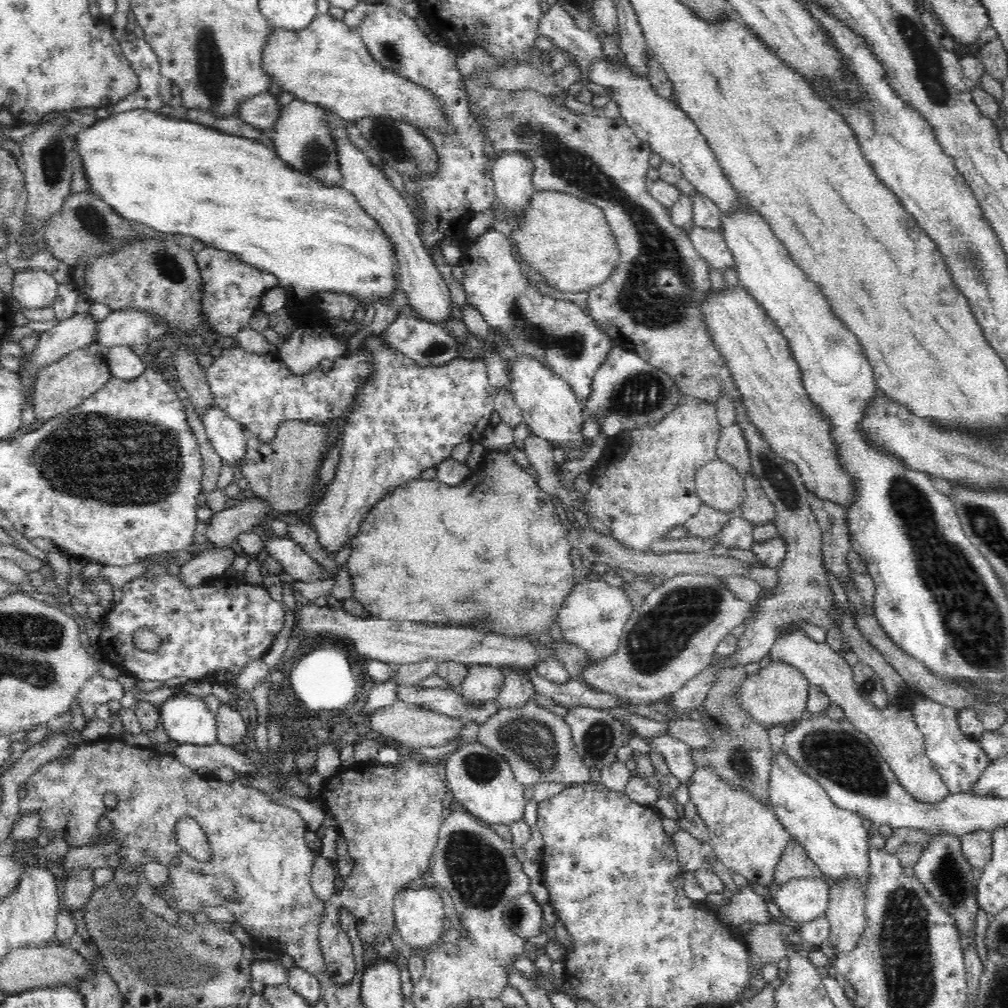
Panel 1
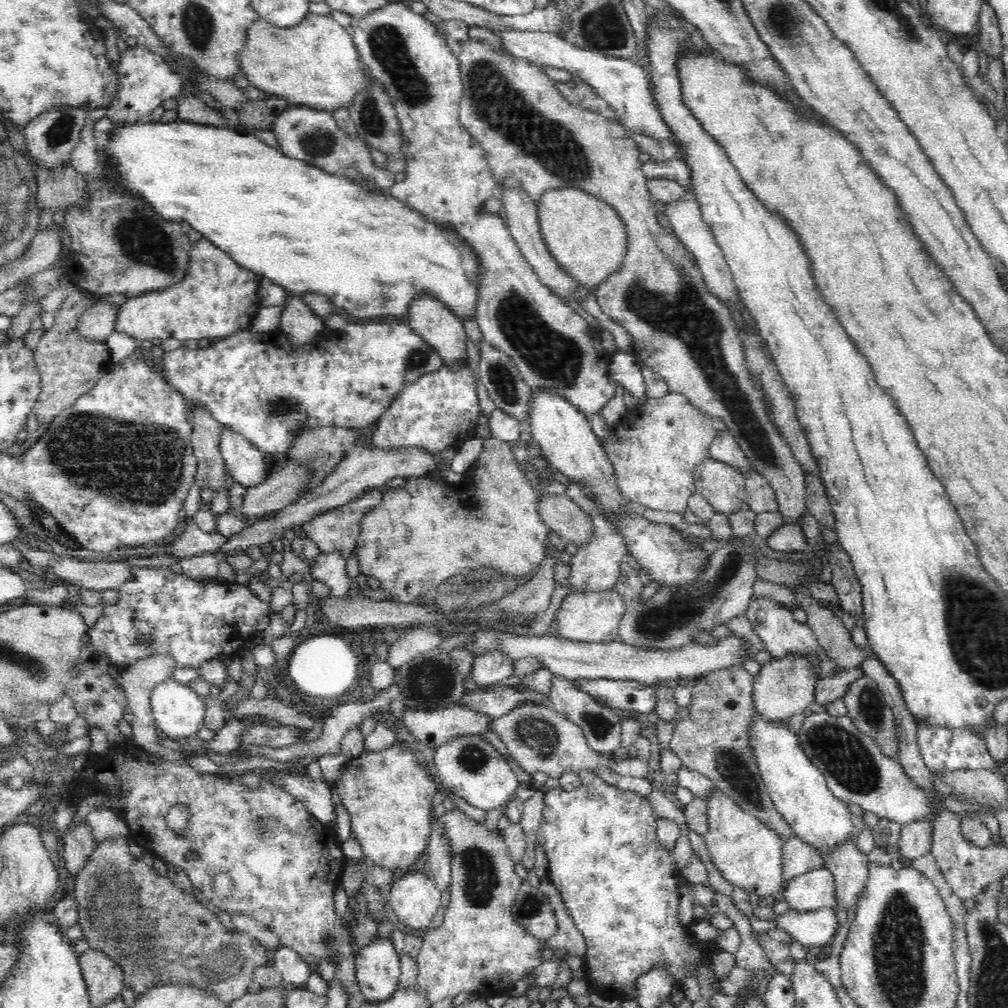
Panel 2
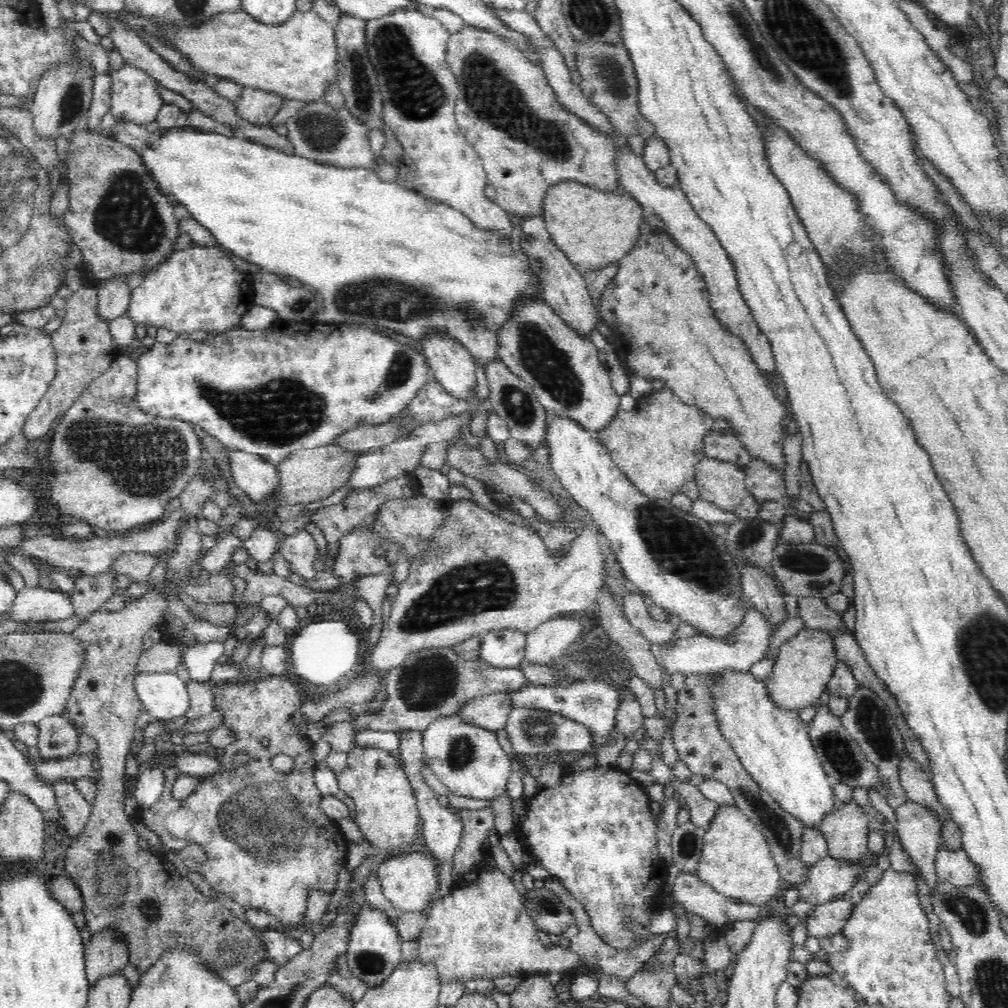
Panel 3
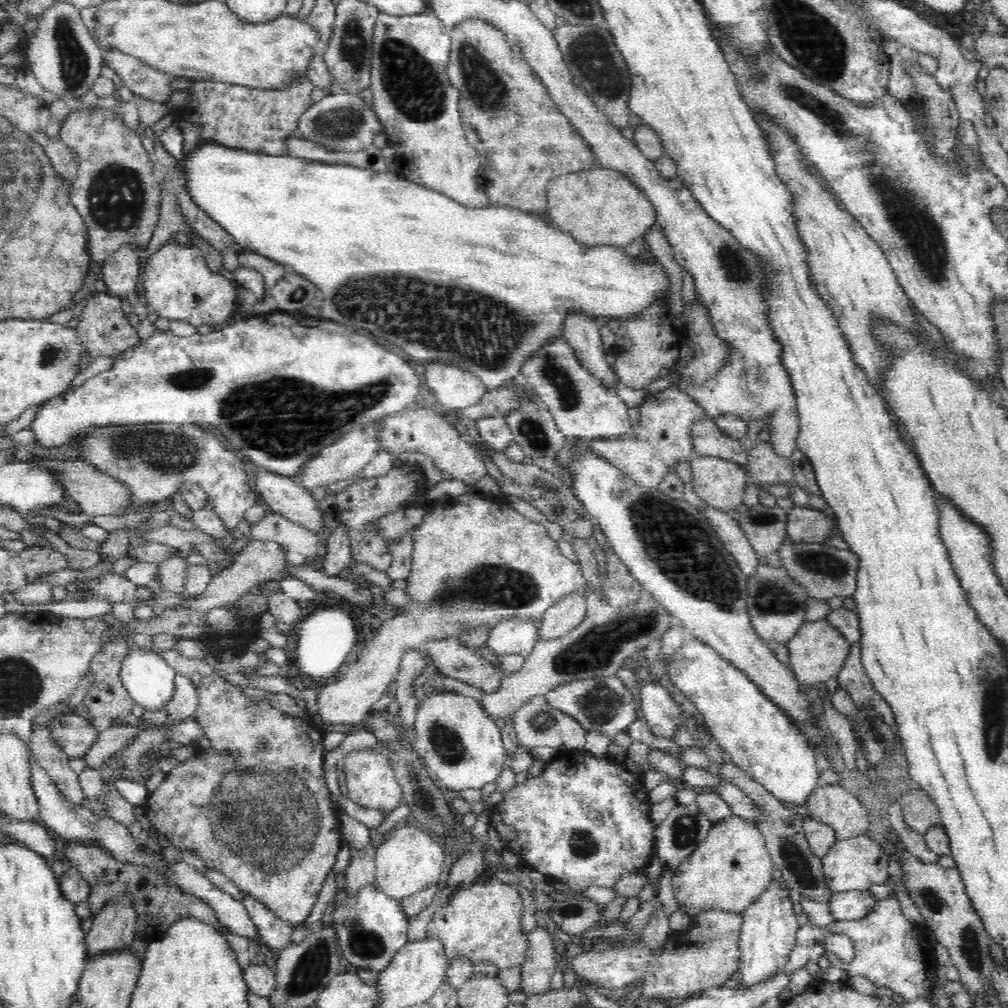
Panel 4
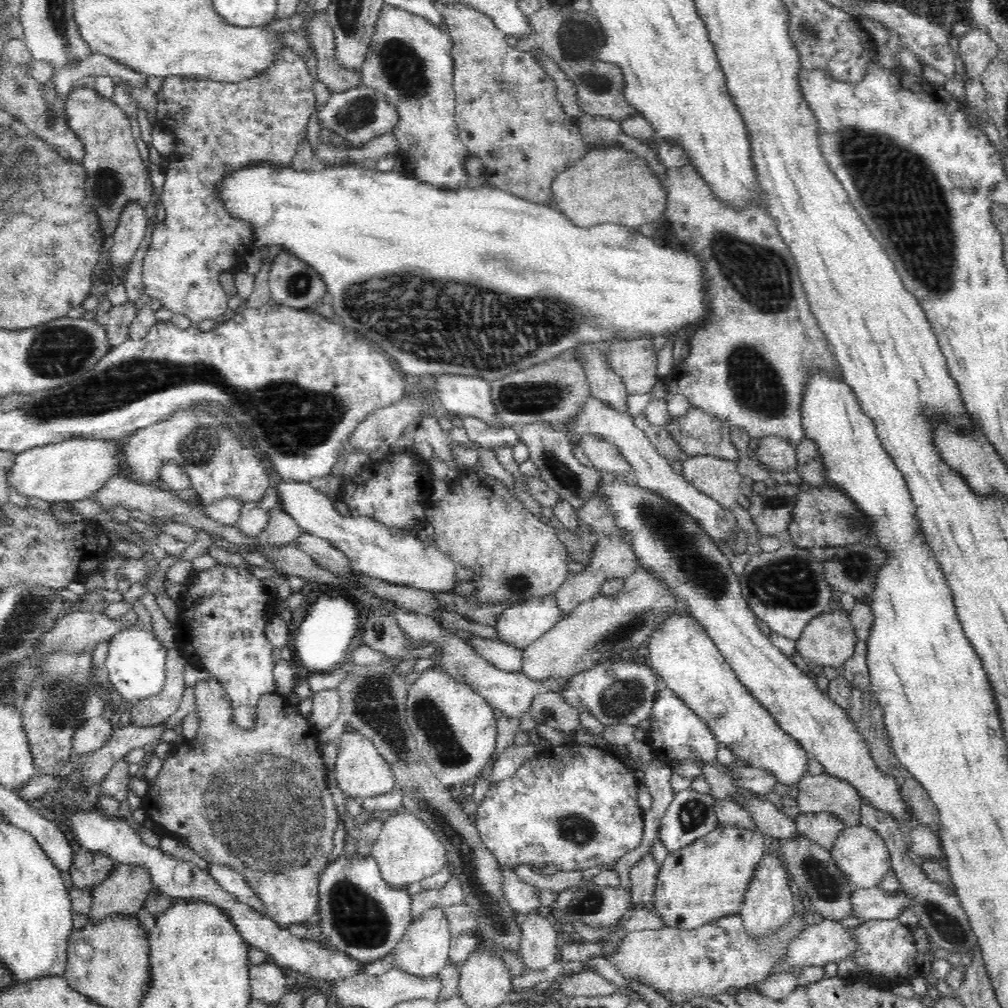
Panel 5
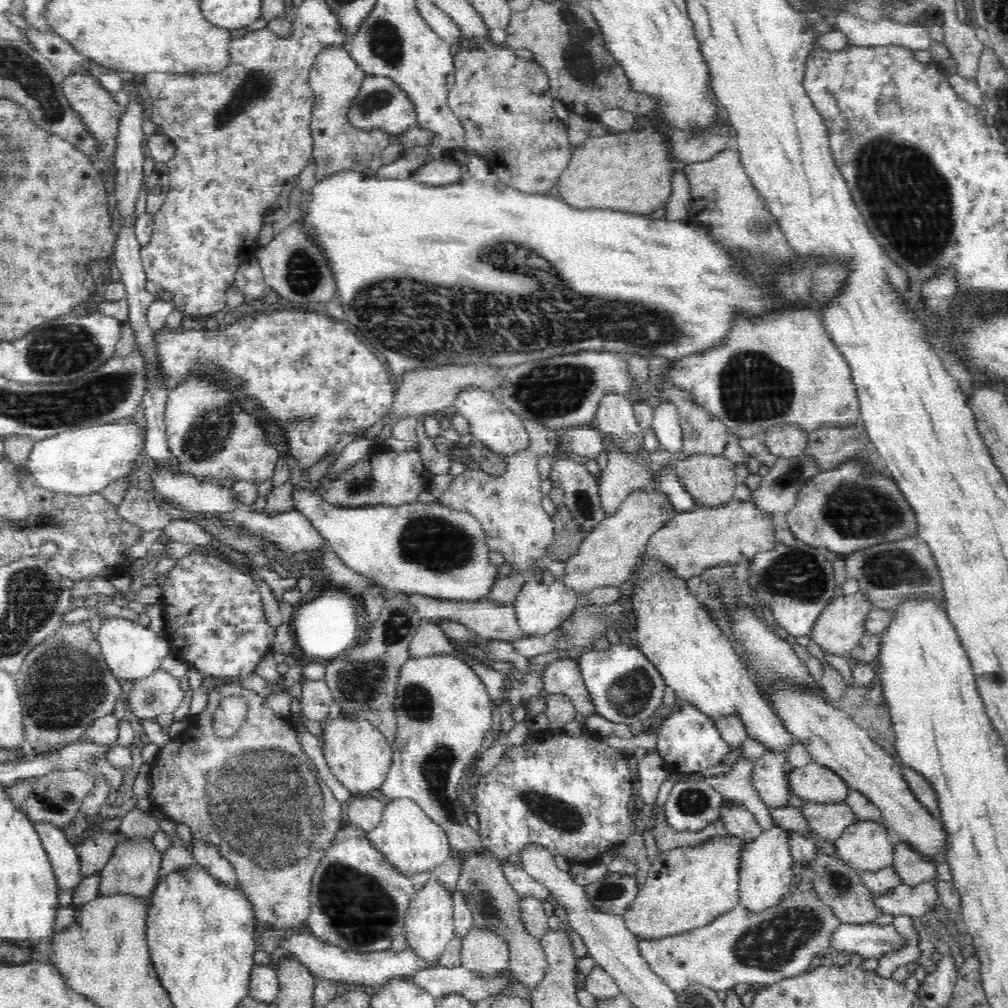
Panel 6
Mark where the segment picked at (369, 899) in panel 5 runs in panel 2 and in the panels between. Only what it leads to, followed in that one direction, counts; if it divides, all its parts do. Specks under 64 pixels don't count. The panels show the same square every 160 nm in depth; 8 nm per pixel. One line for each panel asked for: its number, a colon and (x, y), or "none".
2: (378, 968)
3: (374, 952)
4: (371, 927)

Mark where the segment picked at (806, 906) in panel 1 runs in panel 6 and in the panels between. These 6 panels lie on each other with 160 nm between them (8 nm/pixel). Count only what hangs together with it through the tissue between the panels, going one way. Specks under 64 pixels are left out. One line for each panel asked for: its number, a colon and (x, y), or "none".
2: (808, 892)
3: (828, 879)
4: (858, 863)
5: (860, 853)
6: (864, 845)

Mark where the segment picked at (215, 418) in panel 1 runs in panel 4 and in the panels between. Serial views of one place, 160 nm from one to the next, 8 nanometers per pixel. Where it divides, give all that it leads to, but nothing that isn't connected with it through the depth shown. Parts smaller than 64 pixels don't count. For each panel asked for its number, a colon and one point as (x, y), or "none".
2: (245, 463)
3: (252, 474)
4: (284, 497)

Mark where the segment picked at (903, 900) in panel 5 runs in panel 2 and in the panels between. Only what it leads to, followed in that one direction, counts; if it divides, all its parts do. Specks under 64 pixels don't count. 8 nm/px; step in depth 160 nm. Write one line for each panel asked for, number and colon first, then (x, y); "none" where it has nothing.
2: (811, 928)
3: (825, 920)
4: (851, 905)

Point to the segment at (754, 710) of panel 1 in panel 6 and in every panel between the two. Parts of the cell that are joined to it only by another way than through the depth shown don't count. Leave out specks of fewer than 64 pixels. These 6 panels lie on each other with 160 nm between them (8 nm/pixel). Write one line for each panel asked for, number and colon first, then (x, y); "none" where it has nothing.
2: (784, 687)
3: (803, 666)
4: (817, 652)
5: (828, 640)
6: (839, 629)

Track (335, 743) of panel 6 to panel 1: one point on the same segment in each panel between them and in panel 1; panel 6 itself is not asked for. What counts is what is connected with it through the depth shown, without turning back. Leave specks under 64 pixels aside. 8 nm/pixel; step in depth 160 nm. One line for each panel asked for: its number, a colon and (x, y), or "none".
1: (390, 817)
2: (388, 795)
3: (387, 815)
4: (370, 777)
5: (361, 772)

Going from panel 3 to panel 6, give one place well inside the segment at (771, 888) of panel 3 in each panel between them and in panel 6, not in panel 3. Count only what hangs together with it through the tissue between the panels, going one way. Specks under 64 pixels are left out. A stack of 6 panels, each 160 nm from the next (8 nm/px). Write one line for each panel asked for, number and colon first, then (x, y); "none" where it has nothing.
4: (729, 871)
5: (707, 880)
6: (686, 888)

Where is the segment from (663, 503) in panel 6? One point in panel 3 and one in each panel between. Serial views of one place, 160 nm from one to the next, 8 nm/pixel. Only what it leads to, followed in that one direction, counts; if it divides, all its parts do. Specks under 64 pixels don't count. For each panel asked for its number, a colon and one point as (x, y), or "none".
3: (545, 646)
4: (560, 620)
5: (612, 557)

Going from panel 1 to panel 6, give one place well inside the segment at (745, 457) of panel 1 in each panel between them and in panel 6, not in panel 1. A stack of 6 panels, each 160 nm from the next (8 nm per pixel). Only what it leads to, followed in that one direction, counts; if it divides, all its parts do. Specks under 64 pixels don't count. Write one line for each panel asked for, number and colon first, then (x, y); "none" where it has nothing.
2: (725, 448)
3: (728, 448)
4: (708, 440)
5: (698, 433)
6: (702, 433)

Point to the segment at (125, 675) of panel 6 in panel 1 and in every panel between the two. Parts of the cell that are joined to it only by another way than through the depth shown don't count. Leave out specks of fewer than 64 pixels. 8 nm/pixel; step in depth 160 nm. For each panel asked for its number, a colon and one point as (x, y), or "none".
1: (186, 719)
2: (178, 711)
3: (165, 697)
4: (149, 679)
5: (136, 663)

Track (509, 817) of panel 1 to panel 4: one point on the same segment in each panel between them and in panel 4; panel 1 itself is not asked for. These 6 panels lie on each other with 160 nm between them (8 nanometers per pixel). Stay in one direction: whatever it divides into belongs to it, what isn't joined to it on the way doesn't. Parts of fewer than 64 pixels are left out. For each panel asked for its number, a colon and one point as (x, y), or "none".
2: (468, 767)
3: (469, 760)
4: (462, 747)

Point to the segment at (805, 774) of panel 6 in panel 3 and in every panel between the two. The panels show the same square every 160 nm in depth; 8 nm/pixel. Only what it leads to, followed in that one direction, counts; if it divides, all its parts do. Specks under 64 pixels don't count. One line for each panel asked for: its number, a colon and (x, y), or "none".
3: (846, 830)
4: (834, 805)
5: (823, 793)

